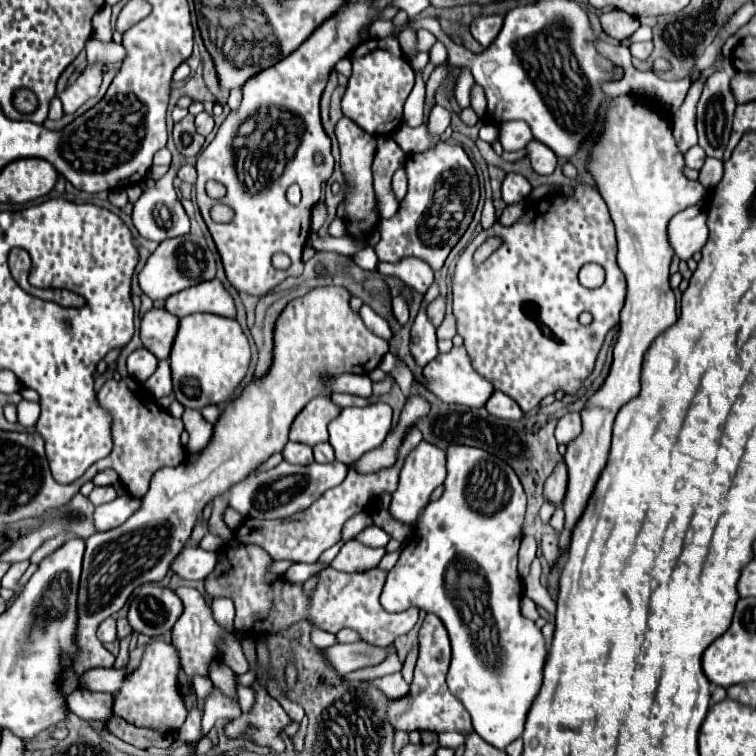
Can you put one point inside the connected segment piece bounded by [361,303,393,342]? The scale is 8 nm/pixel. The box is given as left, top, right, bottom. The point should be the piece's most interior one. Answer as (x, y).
(373, 321)

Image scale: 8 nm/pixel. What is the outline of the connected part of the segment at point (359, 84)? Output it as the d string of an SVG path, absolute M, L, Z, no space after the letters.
M397 37L361 41L351 53L353 75L343 95L343 113L371 135L393 133L403 123L403 103L409 97L415 73L409 67Z

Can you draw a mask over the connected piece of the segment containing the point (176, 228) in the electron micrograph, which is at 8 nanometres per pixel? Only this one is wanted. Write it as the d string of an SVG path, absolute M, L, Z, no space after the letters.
M161 177L155 187L141 193L131 213L133 225L149 241L165 241L189 233L189 217L177 199L173 179Z

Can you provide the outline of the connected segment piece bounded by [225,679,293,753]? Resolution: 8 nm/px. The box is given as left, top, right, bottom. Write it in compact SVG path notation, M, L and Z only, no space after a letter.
M257 679L251 683L251 689L255 691L255 705L249 713L241 713L241 717L227 723L225 735L229 739L249 737L259 747L269 747L277 753L284 752L285 743L281 739L281 731L293 721L283 711L283 707L267 695Z

